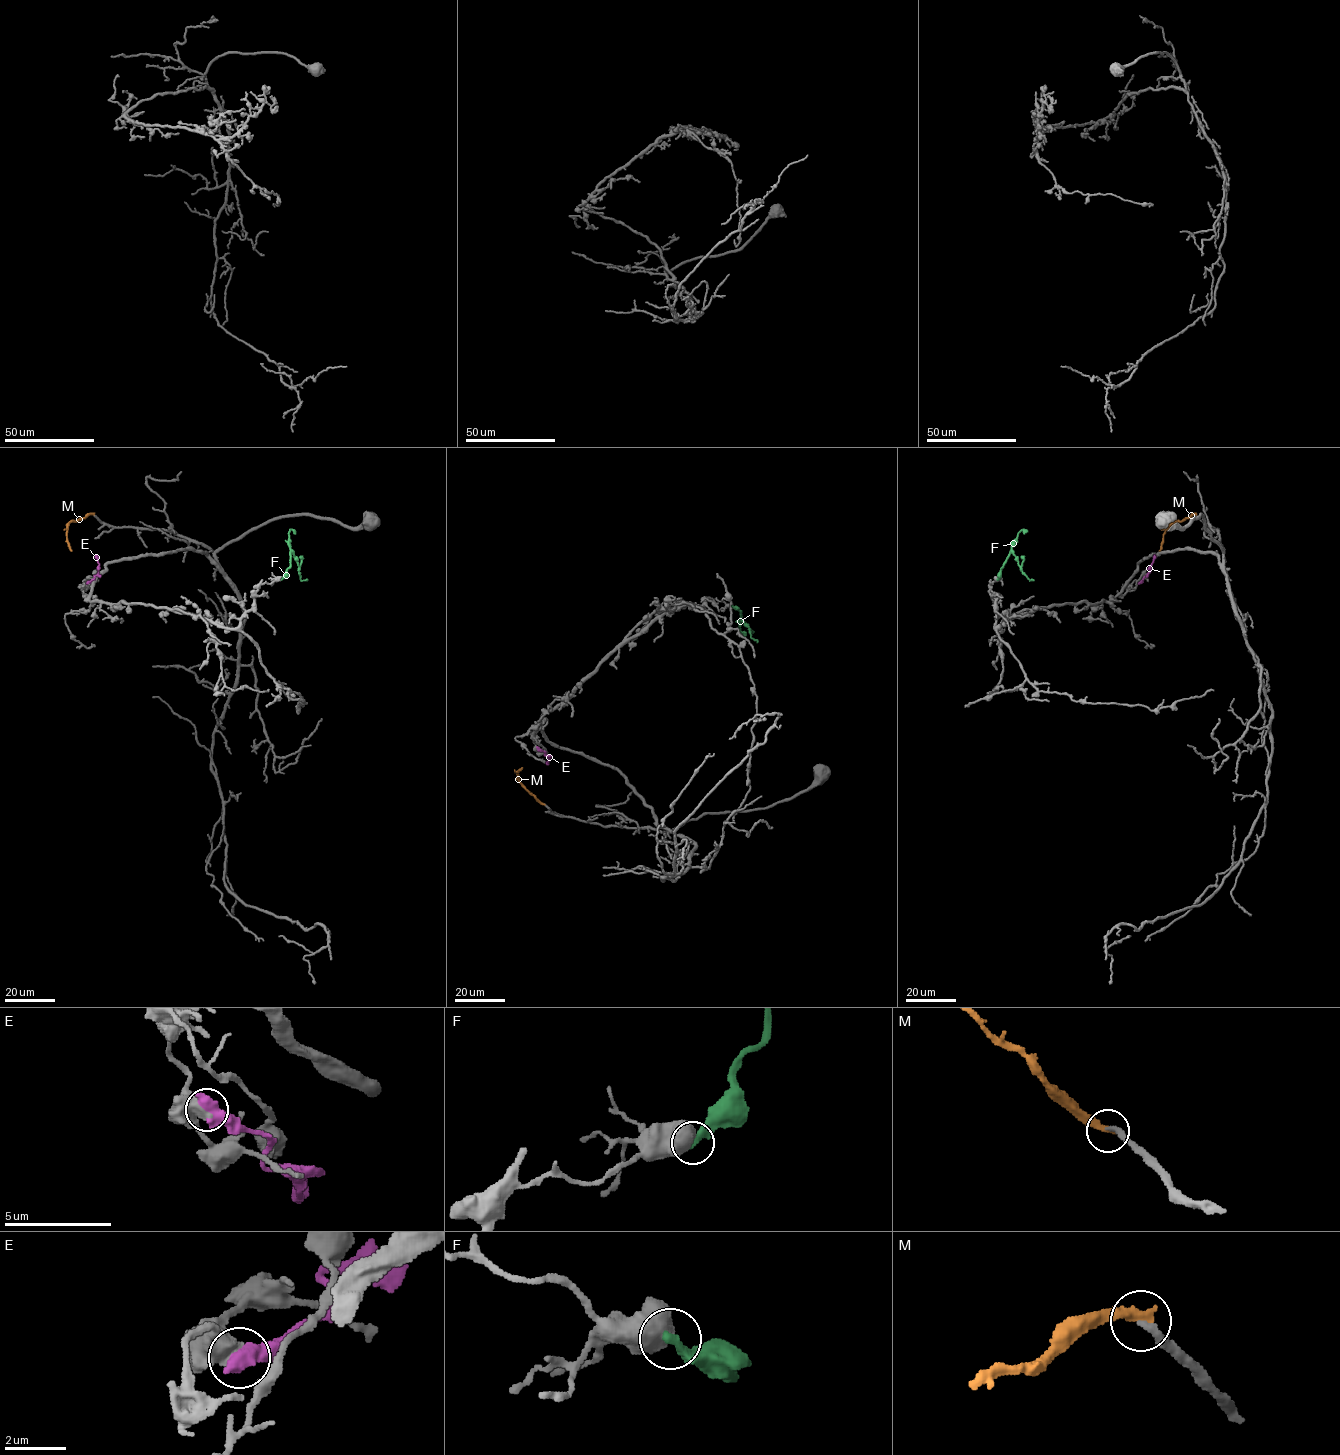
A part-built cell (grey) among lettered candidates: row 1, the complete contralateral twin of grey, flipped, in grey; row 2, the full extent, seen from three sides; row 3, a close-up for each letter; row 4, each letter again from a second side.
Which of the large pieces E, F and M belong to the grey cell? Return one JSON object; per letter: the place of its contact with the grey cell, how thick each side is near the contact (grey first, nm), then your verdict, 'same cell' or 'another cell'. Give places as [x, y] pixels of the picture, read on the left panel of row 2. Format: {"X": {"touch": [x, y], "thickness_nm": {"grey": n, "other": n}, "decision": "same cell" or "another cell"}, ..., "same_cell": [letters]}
{"E": {"touch": [87, 582], "thickness_nm": {"grey": 600, "other": 750}, "decision": "another cell"}, "F": {"touch": [281, 579], "thickness_nm": {"grey": 700, "other": 360}, "decision": "another cell"}, "M": {"touch": [93, 514], "thickness_nm": {"grey": 260, "other": 360}, "decision": "same cell"}, "same_cell": ["M"]}

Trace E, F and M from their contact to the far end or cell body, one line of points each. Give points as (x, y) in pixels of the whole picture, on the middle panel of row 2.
E: (538, 749), (548, 758), (546, 764)
F: (732, 606), (740, 612), (751, 638), (757, 642)
M: (543, 804), (519, 780), (517, 772), (522, 767)

